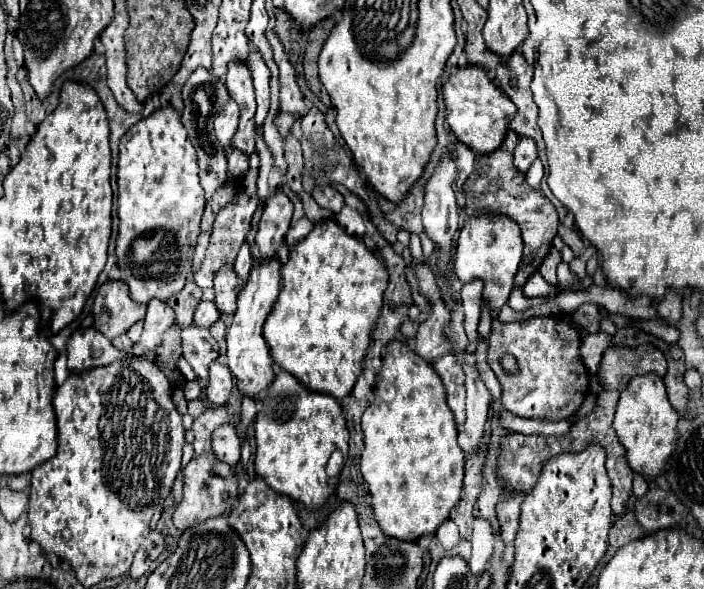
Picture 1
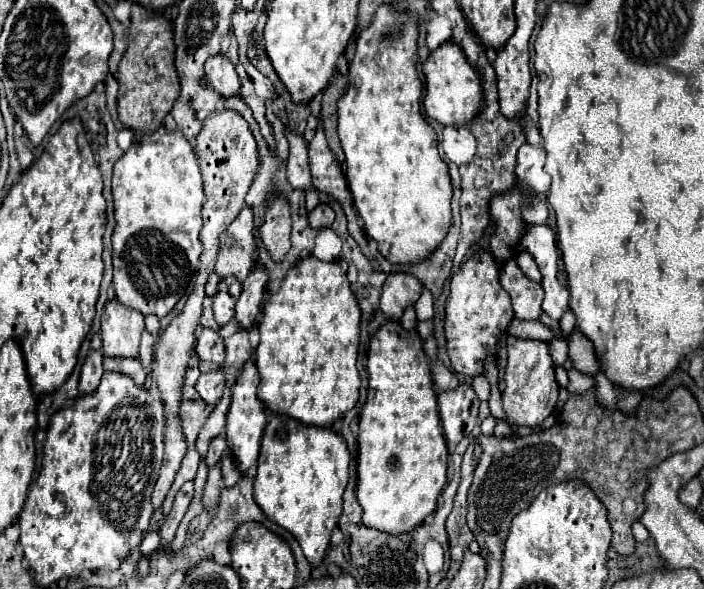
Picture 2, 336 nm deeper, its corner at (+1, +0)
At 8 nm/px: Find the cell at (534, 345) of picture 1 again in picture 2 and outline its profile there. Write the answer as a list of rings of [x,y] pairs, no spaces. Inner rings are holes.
[[[508,337],[508,365],[504,373],[506,389],[502,391],[502,407],[508,421],[516,425],[536,427],[540,425],[554,409],[558,401],[558,383],[554,377],[554,361],[548,353],[546,341]]]

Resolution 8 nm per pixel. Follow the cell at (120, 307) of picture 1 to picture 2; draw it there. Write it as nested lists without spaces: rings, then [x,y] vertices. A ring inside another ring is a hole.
[[[108,301],[102,311],[102,353],[108,357],[138,357],[140,335],[144,331],[144,315],[136,309]]]

